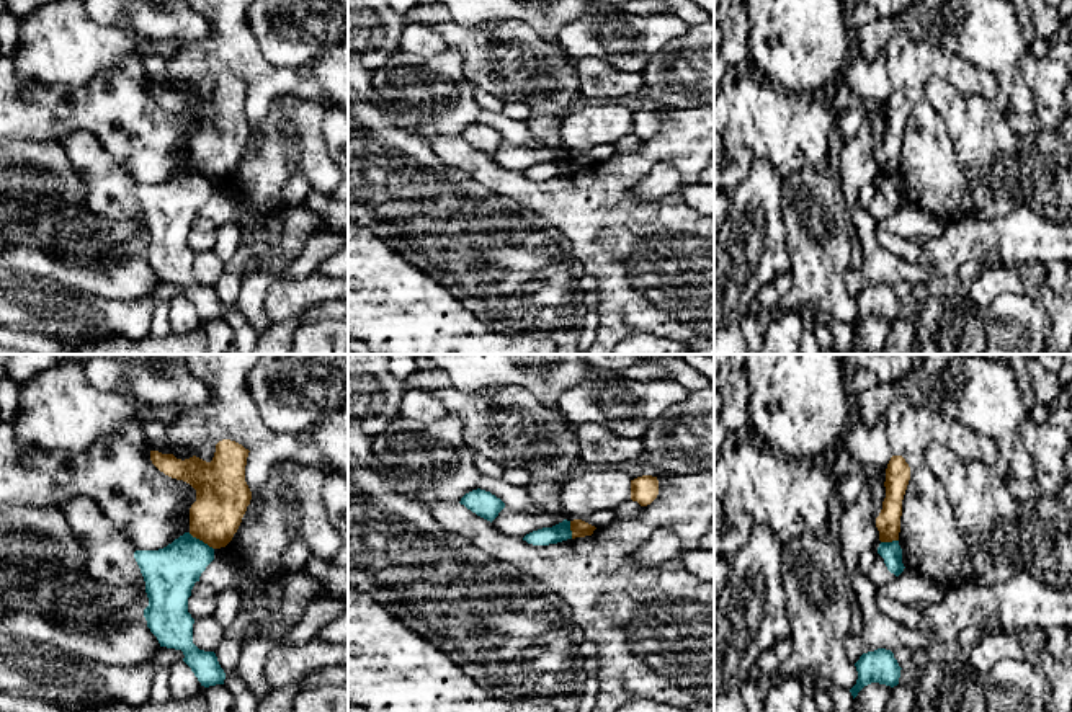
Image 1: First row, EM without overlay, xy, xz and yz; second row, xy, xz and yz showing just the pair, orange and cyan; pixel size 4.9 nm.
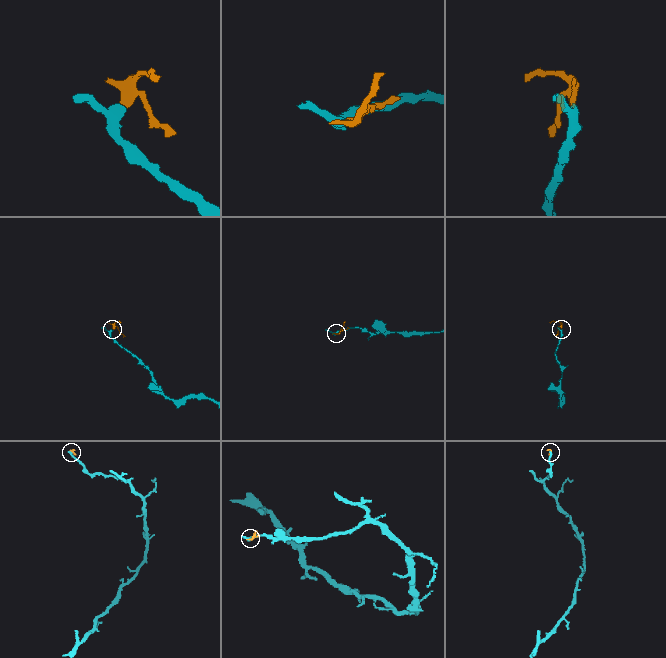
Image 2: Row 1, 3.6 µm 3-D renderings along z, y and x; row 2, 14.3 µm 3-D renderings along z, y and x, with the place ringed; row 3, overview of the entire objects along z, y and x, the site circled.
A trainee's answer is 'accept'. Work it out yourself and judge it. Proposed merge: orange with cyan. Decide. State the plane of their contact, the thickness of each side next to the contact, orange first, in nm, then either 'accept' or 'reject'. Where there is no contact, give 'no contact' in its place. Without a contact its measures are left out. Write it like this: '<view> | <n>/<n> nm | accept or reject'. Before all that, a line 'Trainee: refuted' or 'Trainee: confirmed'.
Trainee: refuted
xy | 260/260 nm | reject

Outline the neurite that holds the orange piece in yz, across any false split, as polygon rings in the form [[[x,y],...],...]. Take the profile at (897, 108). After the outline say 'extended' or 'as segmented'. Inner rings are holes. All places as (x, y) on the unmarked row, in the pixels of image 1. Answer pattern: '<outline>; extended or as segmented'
[[[892,90],[886,103],[886,132],[876,152],[881,176],[899,175],[902,134],[910,114],[910,101],[902,90]]]; as segmented

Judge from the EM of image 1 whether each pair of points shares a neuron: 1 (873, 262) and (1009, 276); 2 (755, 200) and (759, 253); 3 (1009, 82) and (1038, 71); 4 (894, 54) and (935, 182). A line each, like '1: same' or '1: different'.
1: different
2: same
3: different
4: same

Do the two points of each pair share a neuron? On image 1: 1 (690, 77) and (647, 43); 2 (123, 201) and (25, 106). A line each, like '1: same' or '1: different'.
1: different
2: different

